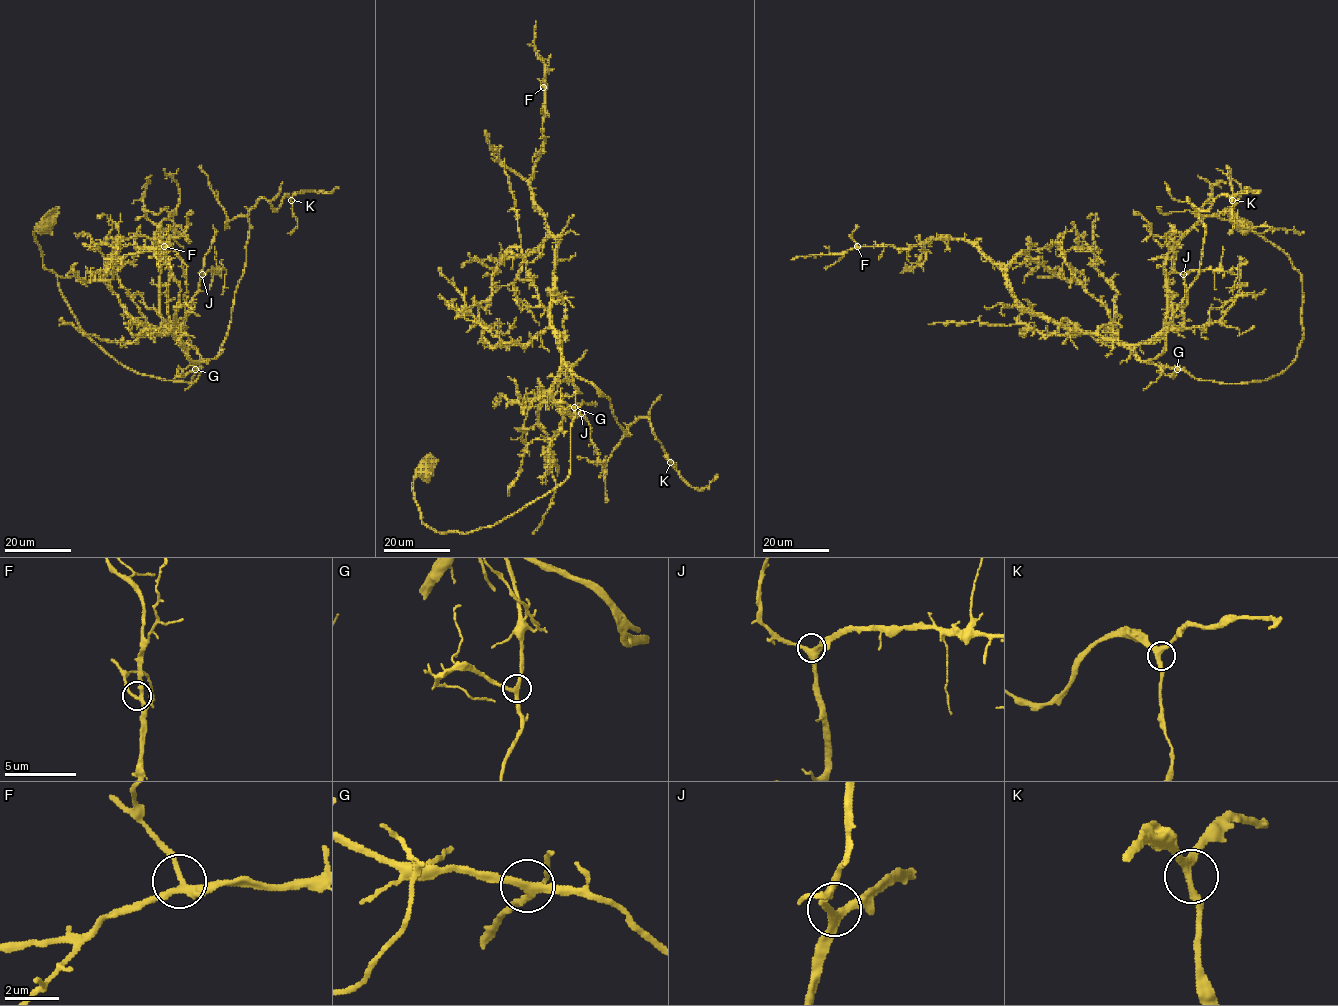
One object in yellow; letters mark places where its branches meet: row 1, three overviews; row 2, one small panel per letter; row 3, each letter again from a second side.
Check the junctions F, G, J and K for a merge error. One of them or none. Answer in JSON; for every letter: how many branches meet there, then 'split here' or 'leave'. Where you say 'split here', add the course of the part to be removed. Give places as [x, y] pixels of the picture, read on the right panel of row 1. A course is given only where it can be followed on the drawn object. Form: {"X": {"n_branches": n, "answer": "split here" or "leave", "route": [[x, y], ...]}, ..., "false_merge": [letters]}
{"F": {"n_branches": 3, "answer": "leave"}, "G": {"n_branches": 3, "answer": "leave"}, "J": {"n_branches": 3, "answer": "leave"}, "K": {"n_branches": 3, "answer": "leave"}, "false_merge": []}

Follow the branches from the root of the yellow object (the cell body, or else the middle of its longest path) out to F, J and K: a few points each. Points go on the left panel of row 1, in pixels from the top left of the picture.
F: (45, 225), (42, 263), (78, 326), (126, 367), (191, 383), (172, 334), (179, 284), (152, 238), (164, 246)
J: (45, 225), (35, 229), (42, 263), (77, 324), (138, 373), (192, 382), (196, 366), (174, 332), (202, 274)
K: (45, 225), (42, 263), (78, 326), (126, 367), (191, 383), (227, 334), (248, 212), (291, 200)

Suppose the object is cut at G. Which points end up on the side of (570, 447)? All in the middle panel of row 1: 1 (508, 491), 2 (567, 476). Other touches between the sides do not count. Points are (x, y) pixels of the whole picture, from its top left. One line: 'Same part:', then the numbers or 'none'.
Same part: 2

